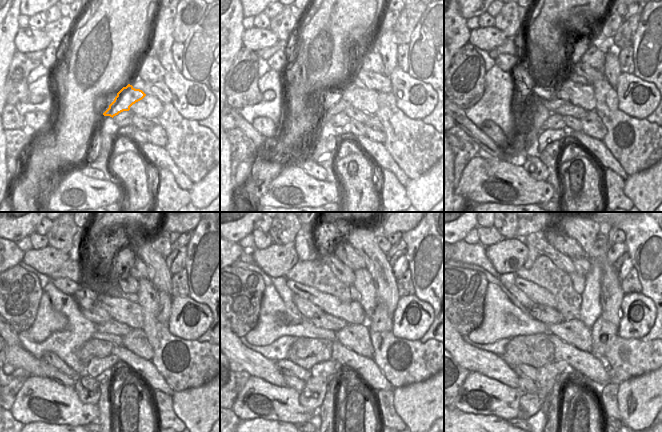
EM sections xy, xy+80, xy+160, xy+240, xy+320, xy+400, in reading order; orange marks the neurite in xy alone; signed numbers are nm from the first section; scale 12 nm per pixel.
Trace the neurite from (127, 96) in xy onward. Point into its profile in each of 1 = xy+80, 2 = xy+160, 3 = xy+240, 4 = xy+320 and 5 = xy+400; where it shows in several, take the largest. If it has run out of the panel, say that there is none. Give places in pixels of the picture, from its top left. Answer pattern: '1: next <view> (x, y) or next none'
1: next xy+80 (330, 109)
2: next xy+160 (561, 97)
3: next xy+240 (96, 314)
4: next xy+320 (309, 310)
5: next xy+400 (519, 295)

